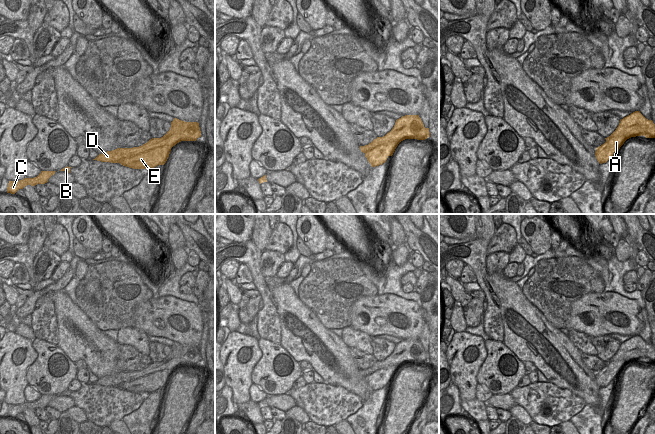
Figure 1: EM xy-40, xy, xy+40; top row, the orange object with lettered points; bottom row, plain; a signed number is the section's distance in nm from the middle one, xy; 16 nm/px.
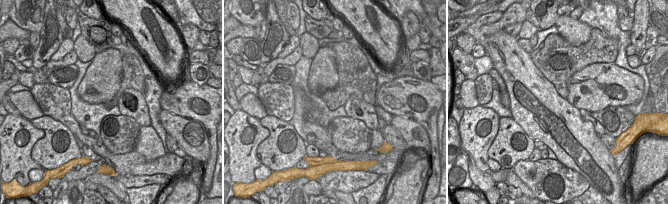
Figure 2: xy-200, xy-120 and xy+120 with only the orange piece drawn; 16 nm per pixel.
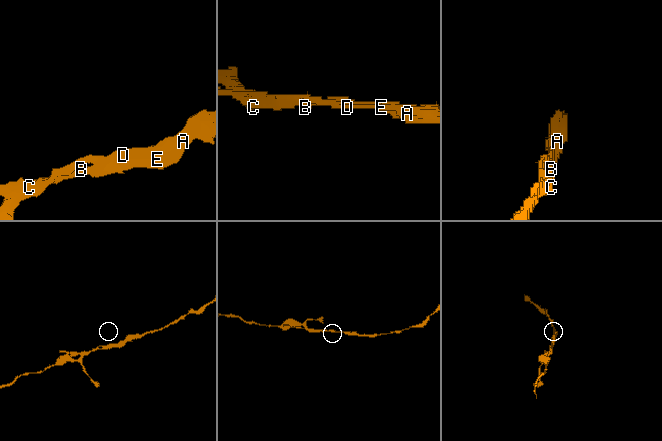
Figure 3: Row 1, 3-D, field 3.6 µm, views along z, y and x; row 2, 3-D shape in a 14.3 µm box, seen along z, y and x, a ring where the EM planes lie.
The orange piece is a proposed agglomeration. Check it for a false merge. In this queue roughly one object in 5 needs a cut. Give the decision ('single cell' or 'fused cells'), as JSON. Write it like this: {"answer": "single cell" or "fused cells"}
{"answer": "fused cells"}

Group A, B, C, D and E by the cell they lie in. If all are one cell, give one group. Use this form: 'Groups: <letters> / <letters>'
Groups: A B C E / D

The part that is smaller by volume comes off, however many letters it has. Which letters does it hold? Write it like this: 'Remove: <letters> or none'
Remove: A, B, C, E

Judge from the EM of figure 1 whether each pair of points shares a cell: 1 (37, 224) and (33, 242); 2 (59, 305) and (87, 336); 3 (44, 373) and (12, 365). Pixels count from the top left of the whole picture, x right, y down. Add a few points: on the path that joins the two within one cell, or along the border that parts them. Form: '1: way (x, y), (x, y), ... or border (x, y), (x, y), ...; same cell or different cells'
1: way (37, 228), (36, 238); same cell
2: way (67, 313), (79, 328); same cell
3: border (32, 346), (37, 358), (27, 369), (27, 384); different cells

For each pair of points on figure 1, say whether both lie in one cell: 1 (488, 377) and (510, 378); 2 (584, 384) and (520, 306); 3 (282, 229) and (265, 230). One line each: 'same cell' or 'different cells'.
1: same cell
2: same cell
3: different cells

